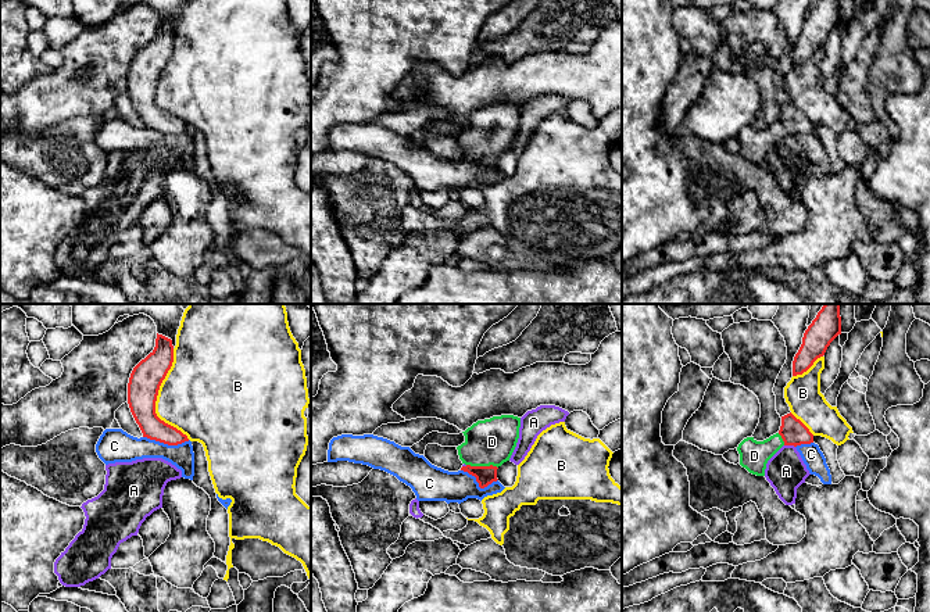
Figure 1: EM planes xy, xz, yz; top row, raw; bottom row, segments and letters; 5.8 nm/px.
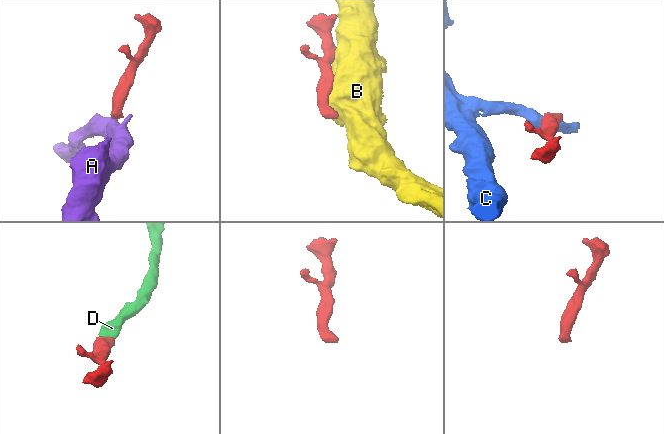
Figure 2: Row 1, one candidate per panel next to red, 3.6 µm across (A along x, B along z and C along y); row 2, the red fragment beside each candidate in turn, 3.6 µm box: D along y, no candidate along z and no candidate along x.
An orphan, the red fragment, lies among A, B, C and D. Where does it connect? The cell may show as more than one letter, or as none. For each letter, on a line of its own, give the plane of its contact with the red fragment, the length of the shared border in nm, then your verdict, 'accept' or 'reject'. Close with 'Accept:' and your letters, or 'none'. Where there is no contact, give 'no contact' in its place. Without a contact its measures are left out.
A: meets red in yz; contact 70 nm long; reject
B: meets red in xy; contact 550 nm long; reject
C: meets red in xy; contact 280 nm long; reject
D: meets red in xz; contact 190 nm long; accept
Accept: D

